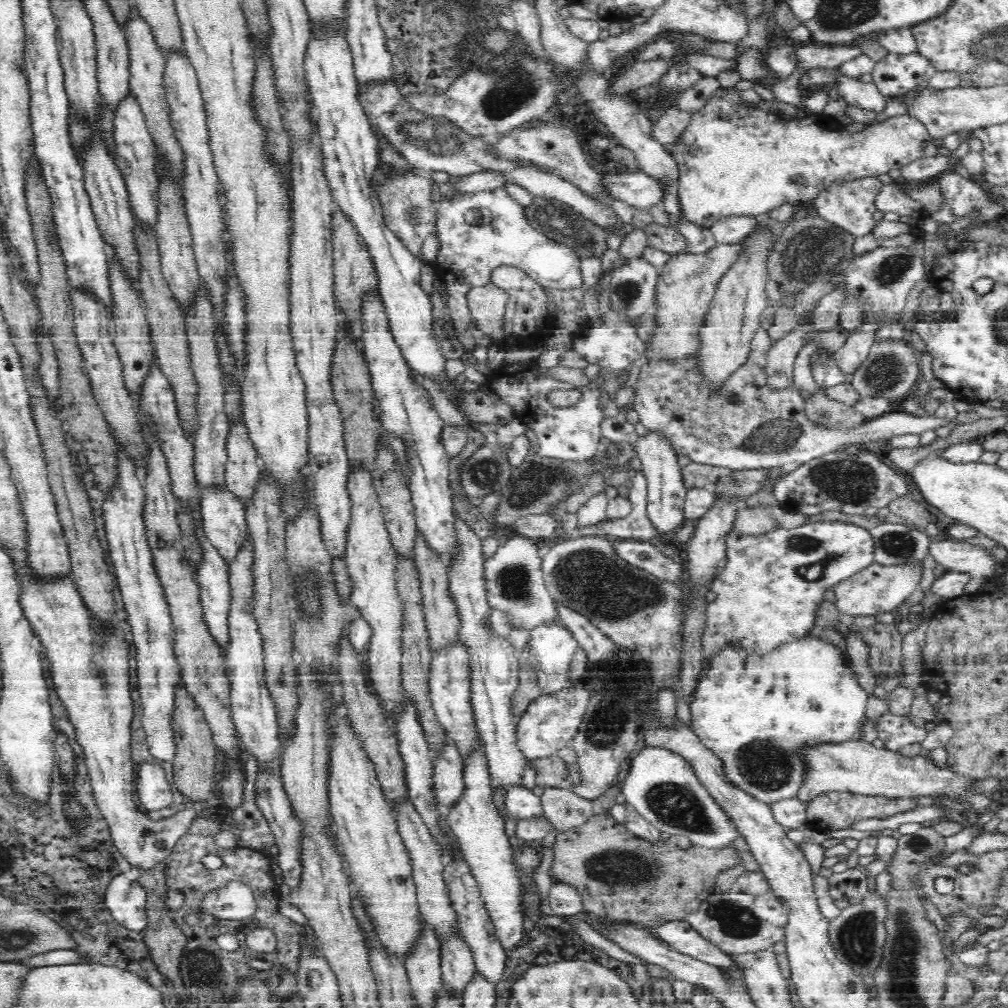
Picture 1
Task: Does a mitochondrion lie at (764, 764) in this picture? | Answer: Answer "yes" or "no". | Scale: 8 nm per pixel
yes

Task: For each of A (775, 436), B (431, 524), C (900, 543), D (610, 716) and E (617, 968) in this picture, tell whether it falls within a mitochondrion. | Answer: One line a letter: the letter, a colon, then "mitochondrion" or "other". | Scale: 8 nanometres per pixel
A: mitochondrion
B: other
C: mitochondrion
D: mitochondrion
E: other

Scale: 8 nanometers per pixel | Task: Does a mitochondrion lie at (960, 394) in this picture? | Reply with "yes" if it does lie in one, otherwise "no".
no

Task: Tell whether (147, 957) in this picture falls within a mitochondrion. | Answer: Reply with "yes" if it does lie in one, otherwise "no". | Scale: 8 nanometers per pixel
no

